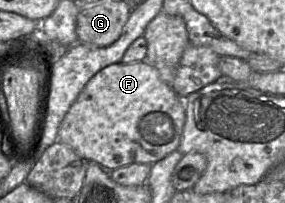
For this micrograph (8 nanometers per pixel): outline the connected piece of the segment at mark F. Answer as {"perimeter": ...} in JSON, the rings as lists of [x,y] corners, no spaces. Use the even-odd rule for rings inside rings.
{"perimeter":[[[146,61],[129,64],[114,63],[98,71],[84,86],[76,100],[73,102],[59,128],[59,141],[70,146],[80,157],[86,161],[99,163],[105,170],[114,170],[130,164],[154,164],[171,152],[176,151],[180,145],[183,127],[186,120],[185,104],[178,97],[172,86],[168,85],[160,76],[159,71]]]}

